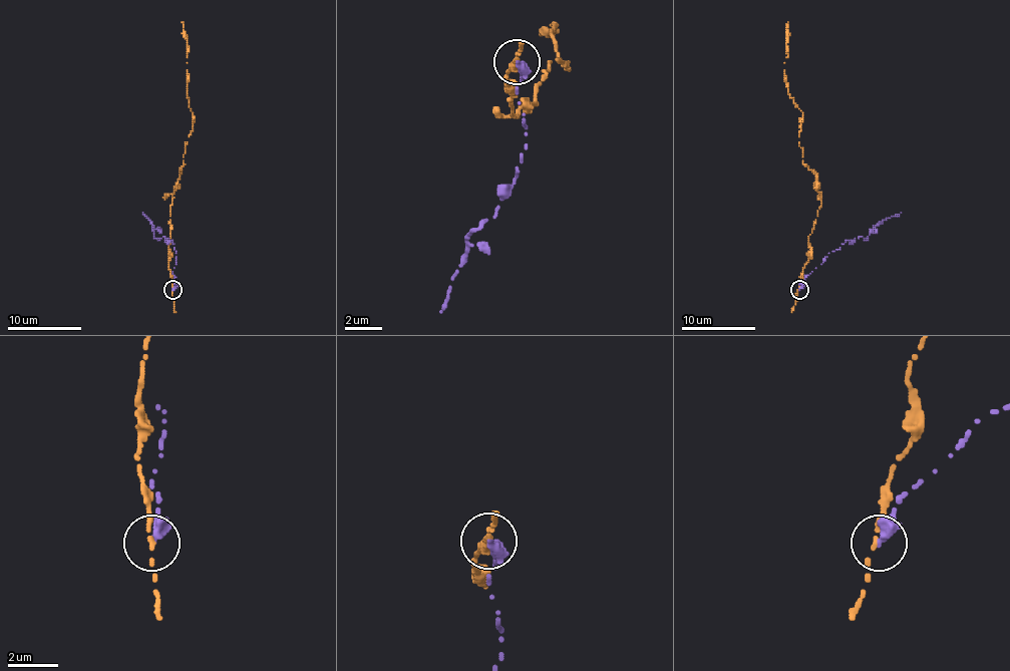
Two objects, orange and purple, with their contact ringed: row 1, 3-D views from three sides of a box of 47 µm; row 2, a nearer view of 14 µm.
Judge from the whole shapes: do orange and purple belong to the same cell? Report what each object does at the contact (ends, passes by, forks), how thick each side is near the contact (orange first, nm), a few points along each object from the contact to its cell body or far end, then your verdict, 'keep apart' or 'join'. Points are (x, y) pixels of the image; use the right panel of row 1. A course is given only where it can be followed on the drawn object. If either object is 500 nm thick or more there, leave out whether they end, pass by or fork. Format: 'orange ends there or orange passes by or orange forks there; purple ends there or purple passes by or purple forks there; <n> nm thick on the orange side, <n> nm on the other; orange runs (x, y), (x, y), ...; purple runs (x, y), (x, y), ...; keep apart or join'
orange ends there; purple ends there; 240 nm thick on the orange side, 380 nm on the other; orange runs (799, 290), (821, 194), (815, 176), (802, 162), (802, 112), (784, 81), (788, 22); purple runs (799, 290), (801, 283), (828, 253), (848, 240), (868, 238), (875, 227), (901, 213); keep apart

